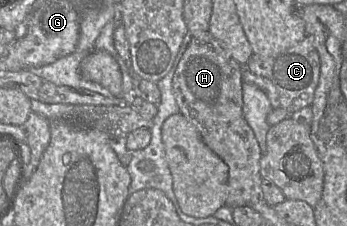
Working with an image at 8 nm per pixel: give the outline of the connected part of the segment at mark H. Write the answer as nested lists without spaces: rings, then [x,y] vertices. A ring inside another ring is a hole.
[[[208,31],[192,33],[191,40],[176,67],[172,89],[180,113],[197,129],[203,142],[228,166],[228,194],[225,205],[231,208],[263,200],[261,190],[261,150],[242,113],[242,69],[232,55]]]

